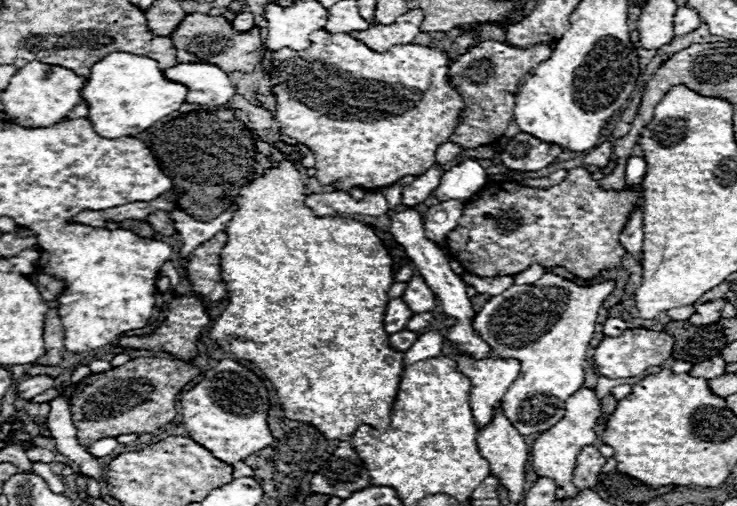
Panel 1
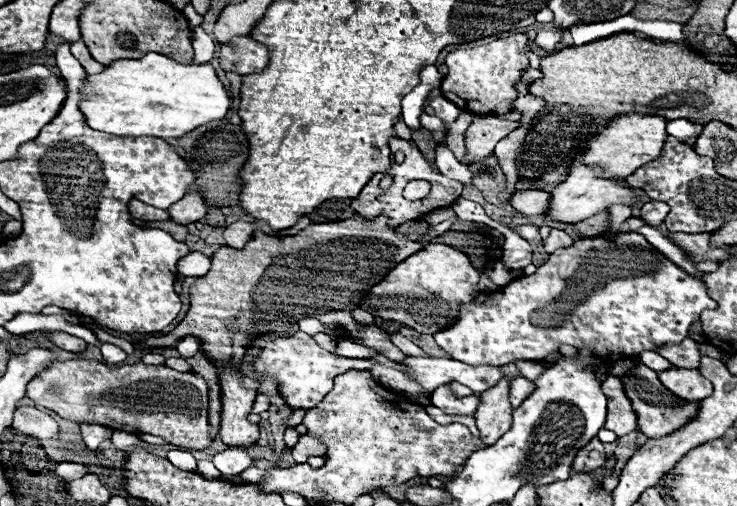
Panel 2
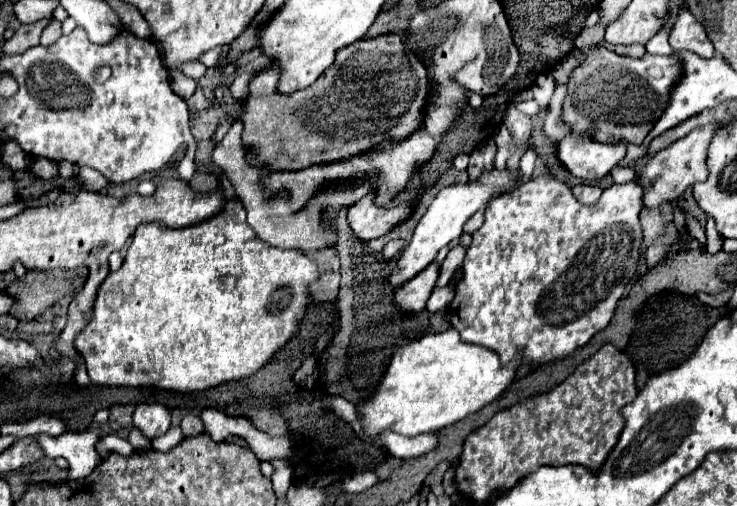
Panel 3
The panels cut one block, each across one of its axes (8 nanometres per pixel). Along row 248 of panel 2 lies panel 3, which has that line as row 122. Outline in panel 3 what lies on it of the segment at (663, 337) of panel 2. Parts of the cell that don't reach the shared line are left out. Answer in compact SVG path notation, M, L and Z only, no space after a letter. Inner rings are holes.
M598 44L582 46L580 52L582 52L582 60L570 74L560 122L566 124L572 134L588 134L596 142L620 142L622 140L626 144L642 144L648 132L654 128L656 120L664 114L672 88L684 76L682 58L676 52L672 52L670 56L644 54L642 58L636 60L630 56L620 56L614 50L608 50Z

